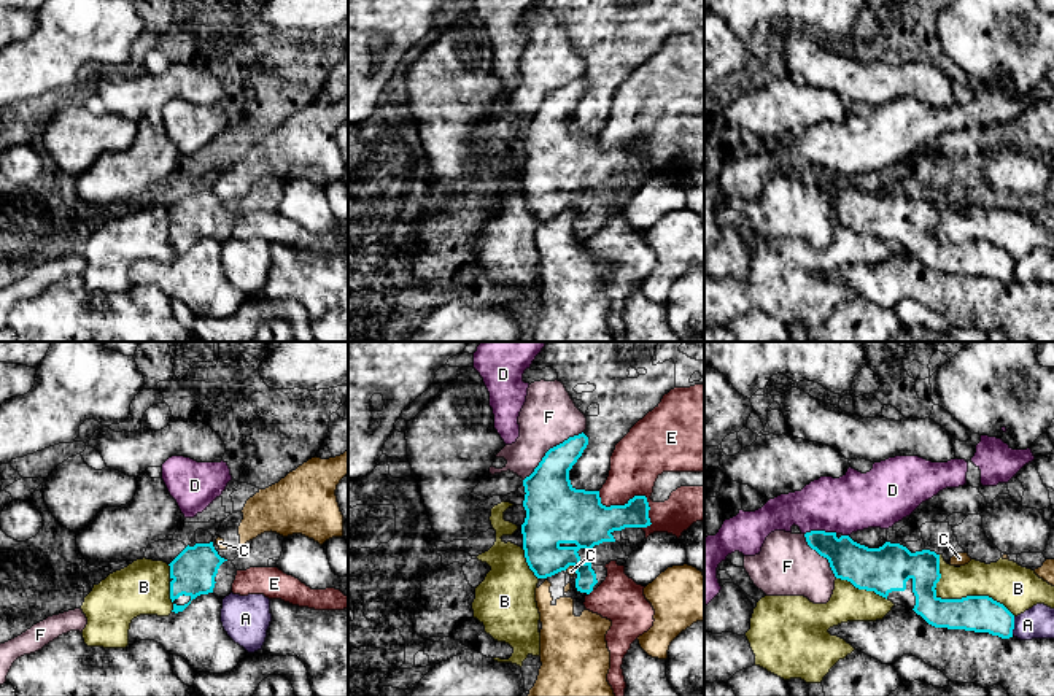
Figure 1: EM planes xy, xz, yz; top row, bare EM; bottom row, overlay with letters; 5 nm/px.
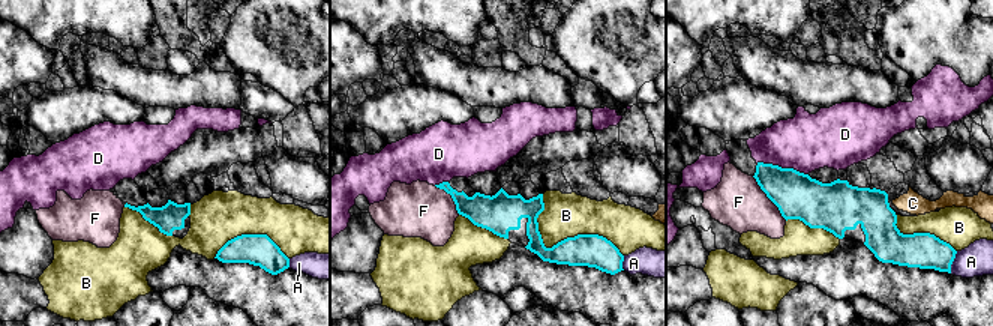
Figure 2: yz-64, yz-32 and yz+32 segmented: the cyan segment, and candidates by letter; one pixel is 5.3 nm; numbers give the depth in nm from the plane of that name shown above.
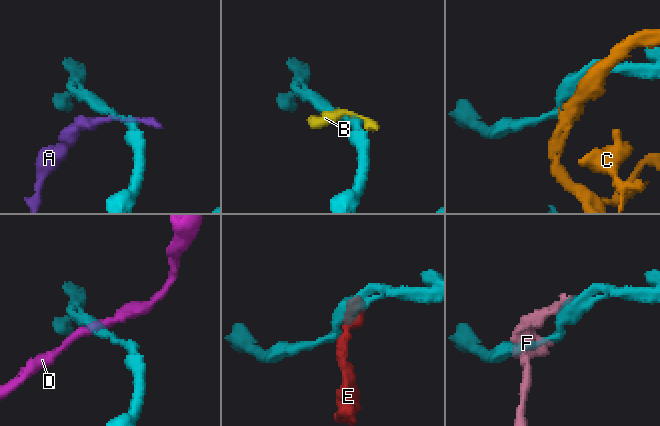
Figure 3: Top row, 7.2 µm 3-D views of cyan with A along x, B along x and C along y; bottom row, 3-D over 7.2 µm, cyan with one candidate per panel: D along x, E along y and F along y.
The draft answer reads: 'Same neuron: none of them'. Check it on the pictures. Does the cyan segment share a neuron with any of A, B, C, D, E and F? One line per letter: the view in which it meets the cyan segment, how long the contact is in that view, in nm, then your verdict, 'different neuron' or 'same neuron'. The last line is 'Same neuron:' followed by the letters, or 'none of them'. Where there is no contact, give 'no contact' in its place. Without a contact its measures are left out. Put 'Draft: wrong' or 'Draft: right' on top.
Draft: right
A: contact in yz; length 100 nm; different neuron
B: contact in yz; length 500 nm; different neuron
C: contact in xz; length 60 nm; different neuron
D: contact in yz; length 170 nm; different neuron
E: contact in xz; length 320 nm; different neuron
F: contact in xz; length 400 nm; different neuron
Same neuron: none of them

